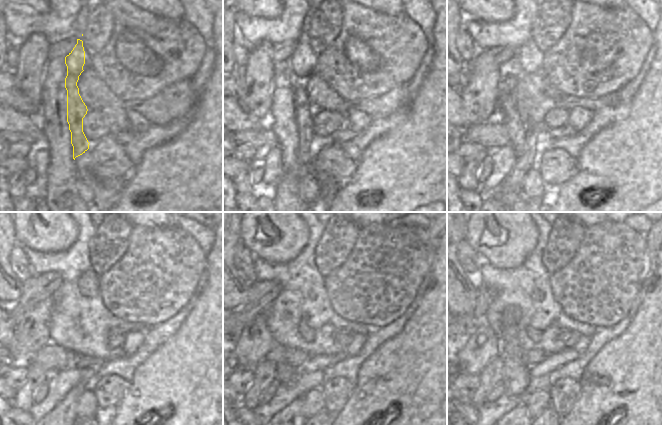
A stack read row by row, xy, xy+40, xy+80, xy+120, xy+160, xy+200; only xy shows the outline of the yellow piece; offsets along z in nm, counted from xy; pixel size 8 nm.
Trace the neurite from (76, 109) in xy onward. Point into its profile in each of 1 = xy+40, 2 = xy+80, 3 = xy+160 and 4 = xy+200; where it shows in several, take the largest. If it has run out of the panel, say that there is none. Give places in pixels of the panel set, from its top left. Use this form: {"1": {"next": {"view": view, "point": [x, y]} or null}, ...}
{"1": {"next": {"view": "xy+40", "point": [300, 58]}}, "2": {"next": {"view": "xy+80", "point": [513, 183]}}, "3": {"next": {"view": "xy+160", "point": [292, 415]}}, "4": {"next": {"view": "xy+200", "point": [519, 415]}}}

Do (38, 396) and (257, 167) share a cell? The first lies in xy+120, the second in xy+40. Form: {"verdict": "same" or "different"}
{"verdict": "same"}

